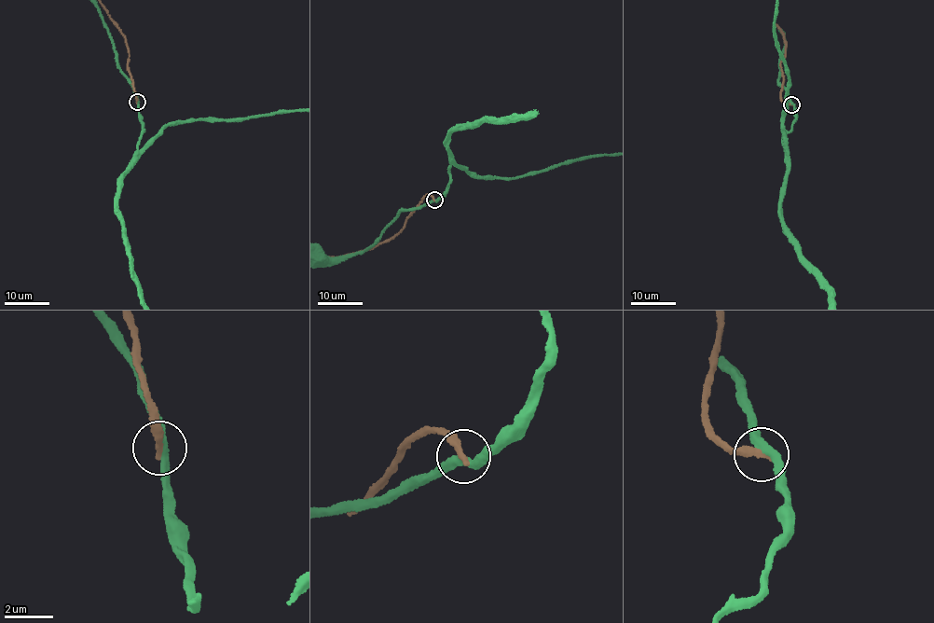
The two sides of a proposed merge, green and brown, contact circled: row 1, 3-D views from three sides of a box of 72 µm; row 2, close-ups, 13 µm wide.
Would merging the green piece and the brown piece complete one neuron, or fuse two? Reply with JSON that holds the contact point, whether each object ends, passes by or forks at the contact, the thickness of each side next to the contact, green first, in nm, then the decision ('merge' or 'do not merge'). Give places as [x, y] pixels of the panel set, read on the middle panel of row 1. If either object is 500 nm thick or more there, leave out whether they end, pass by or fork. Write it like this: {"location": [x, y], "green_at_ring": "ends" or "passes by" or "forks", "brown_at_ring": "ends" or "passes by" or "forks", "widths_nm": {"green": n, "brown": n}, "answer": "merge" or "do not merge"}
{"location": [434, 200], "green_at_ring": "passes by", "brown_at_ring": "ends", "widths_nm": {"green": 320, "brown": 340}, "answer": "do not merge"}

